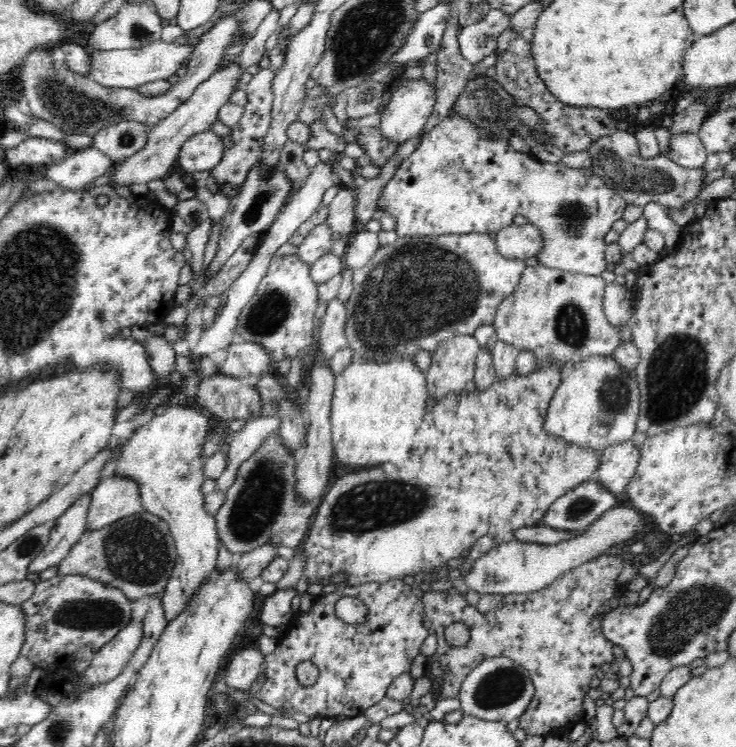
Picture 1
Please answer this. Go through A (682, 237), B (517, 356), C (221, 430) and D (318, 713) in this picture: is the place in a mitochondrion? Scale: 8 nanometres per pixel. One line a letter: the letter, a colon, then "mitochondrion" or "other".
A: other
B: other
C: other
D: other

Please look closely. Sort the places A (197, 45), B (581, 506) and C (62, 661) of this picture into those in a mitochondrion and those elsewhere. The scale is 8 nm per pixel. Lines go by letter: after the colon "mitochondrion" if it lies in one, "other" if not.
A: other
B: mitochondrion
C: other

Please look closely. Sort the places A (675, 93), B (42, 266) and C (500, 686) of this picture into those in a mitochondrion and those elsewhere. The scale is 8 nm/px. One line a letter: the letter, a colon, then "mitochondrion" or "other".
A: other
B: mitochondrion
C: mitochondrion

